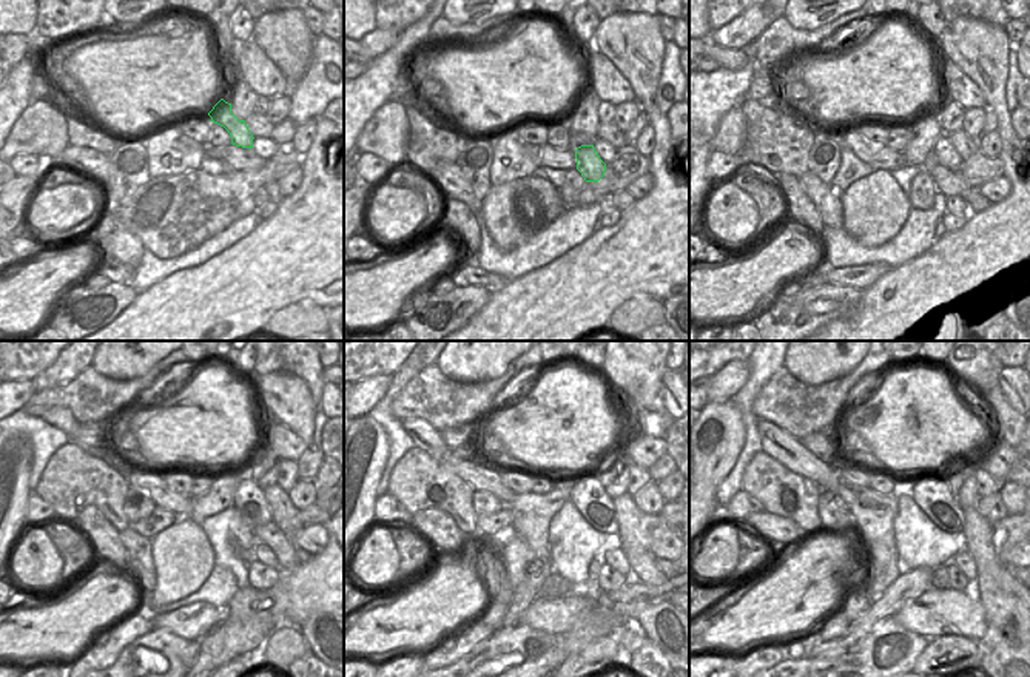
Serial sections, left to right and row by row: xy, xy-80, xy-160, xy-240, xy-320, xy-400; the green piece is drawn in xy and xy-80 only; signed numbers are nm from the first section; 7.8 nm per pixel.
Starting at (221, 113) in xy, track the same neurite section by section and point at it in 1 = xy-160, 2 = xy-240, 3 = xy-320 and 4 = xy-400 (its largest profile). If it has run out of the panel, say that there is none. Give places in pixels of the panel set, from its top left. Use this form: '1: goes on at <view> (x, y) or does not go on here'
1: goes on at xy-160 (949, 182)
2: goes on at xy-240 (269, 534)
3: goes on at xy-320 (642, 563)
4: goes on at xy-400 (1003, 572)

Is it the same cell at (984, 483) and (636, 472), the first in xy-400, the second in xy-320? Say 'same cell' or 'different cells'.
same cell

